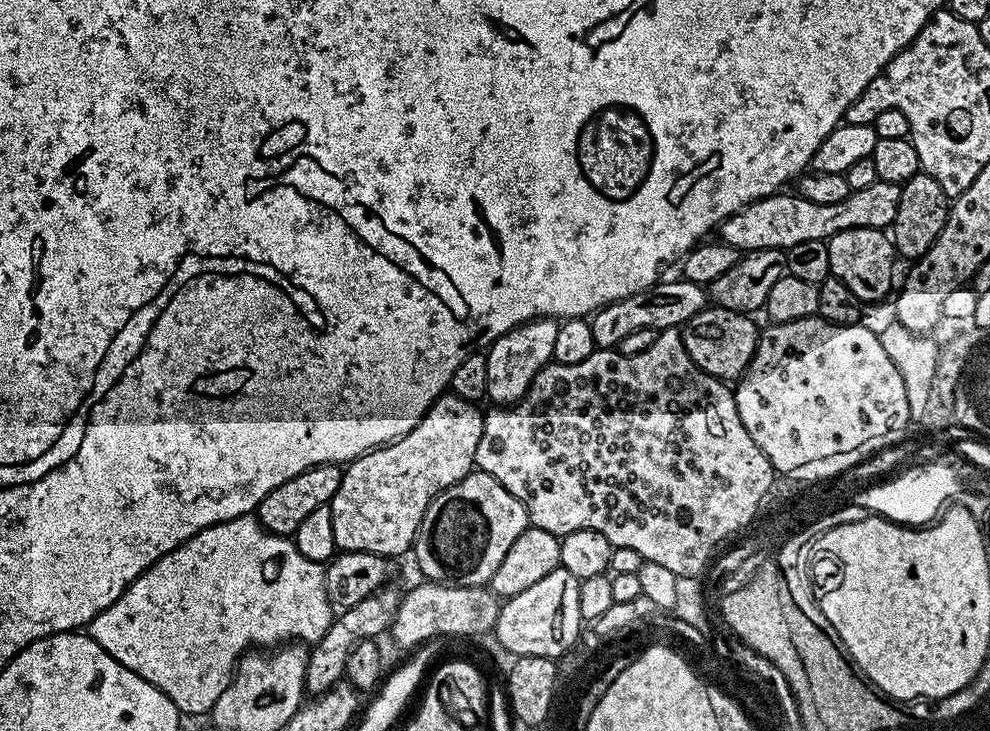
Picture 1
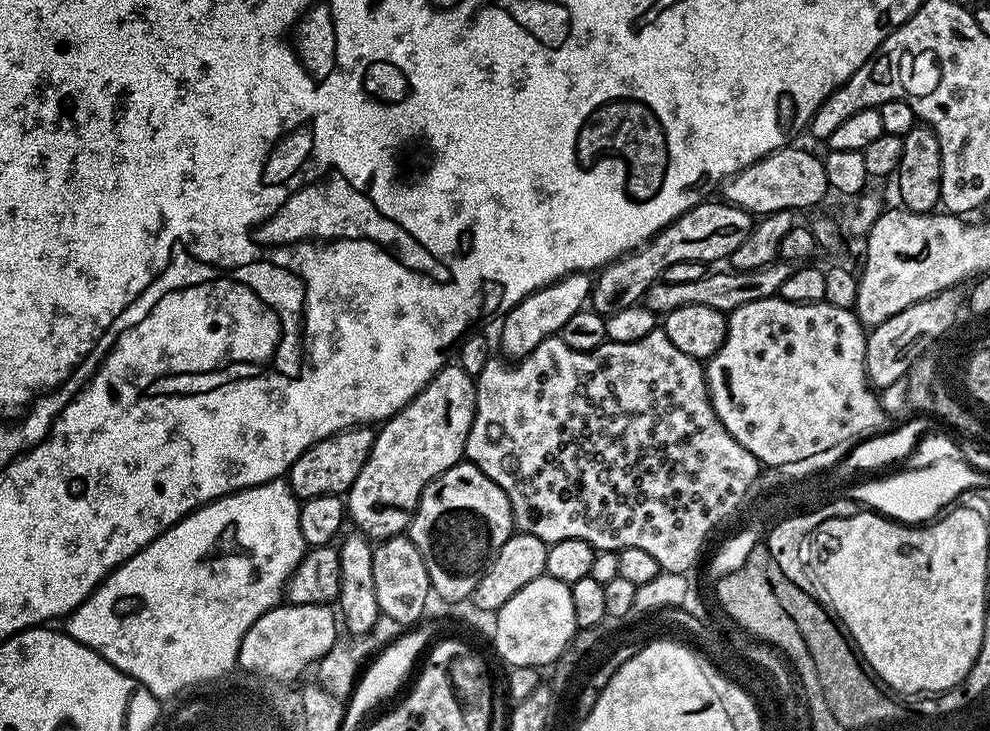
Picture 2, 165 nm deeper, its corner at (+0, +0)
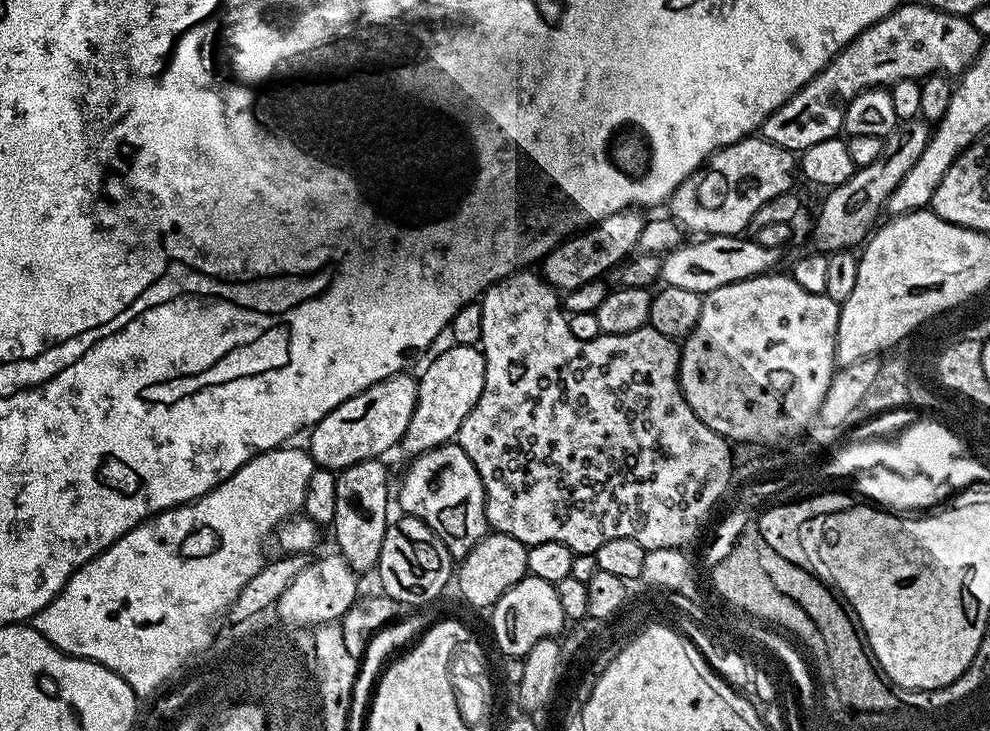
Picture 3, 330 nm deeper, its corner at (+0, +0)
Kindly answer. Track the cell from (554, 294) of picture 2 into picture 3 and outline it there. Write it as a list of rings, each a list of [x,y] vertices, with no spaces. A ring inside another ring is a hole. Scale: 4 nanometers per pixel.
[[[625,210],[565,239],[544,257],[542,261],[544,279],[564,294],[586,286],[591,280],[600,280],[603,272],[623,265],[637,251],[645,223],[646,216],[643,211]]]

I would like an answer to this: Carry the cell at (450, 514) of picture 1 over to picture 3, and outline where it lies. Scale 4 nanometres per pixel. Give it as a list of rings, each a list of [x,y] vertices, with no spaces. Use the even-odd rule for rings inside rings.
[[[449,442],[438,446],[429,452],[415,457],[412,464],[404,472],[404,481],[400,484],[400,509],[405,516],[413,516],[424,520],[426,526],[446,546],[446,550],[453,558],[463,558],[470,554],[470,550],[479,540],[484,539],[489,531],[488,519],[486,518],[486,502],[484,501],[484,483],[466,450],[458,442]]]

